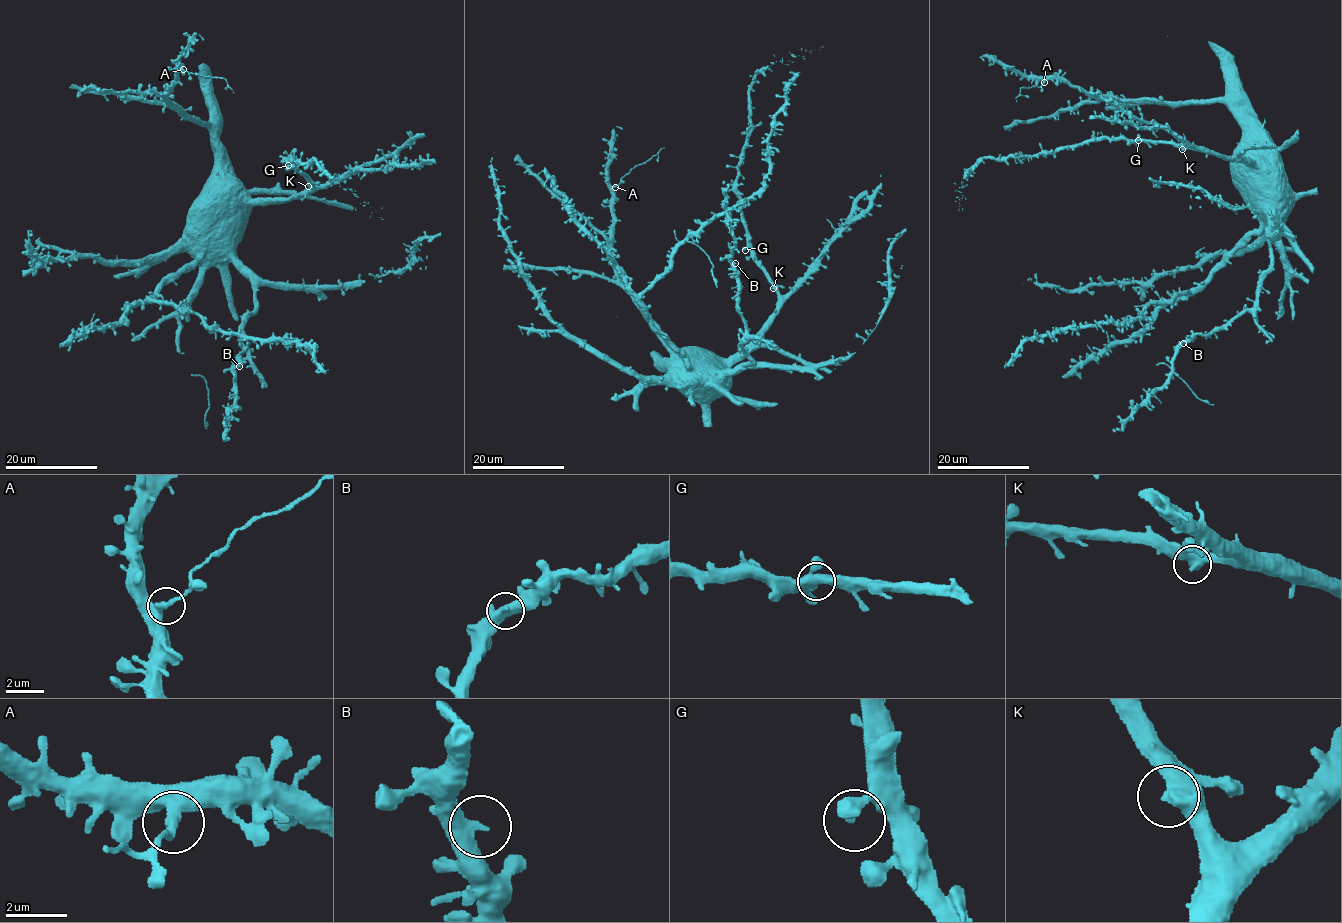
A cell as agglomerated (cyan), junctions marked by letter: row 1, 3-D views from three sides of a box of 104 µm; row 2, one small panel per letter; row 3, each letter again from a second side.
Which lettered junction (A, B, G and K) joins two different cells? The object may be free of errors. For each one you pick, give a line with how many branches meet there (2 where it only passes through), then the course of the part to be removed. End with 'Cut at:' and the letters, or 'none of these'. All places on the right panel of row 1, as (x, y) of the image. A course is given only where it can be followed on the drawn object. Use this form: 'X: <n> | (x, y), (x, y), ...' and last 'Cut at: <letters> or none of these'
A: 2 | (1044, 82), (1039, 87), (1023, 86), (1016, 102)
Cut at: A

